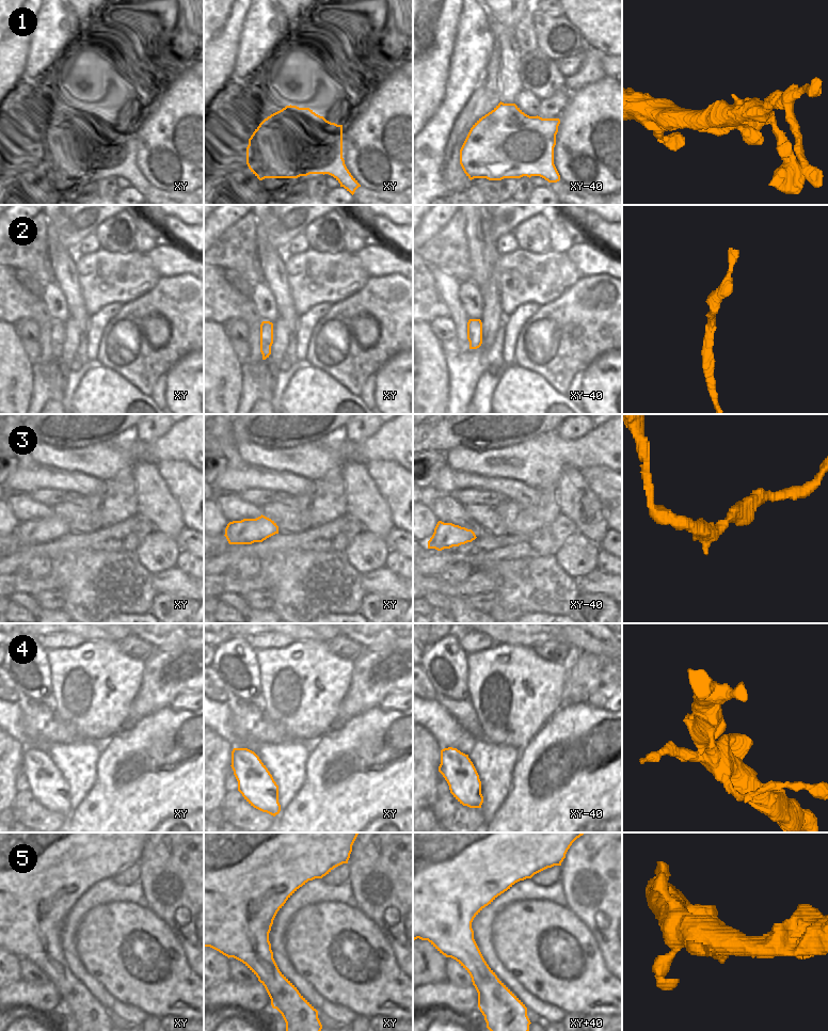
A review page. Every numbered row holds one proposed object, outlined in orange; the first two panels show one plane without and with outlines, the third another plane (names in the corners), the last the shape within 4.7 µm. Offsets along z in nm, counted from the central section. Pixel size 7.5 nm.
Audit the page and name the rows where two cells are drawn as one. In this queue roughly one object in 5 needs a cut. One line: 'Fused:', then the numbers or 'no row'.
Fused: no row

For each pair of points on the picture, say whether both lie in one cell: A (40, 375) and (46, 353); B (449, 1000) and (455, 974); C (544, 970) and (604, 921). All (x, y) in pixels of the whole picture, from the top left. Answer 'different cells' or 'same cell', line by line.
A: different cells
B: different cells
C: different cells

